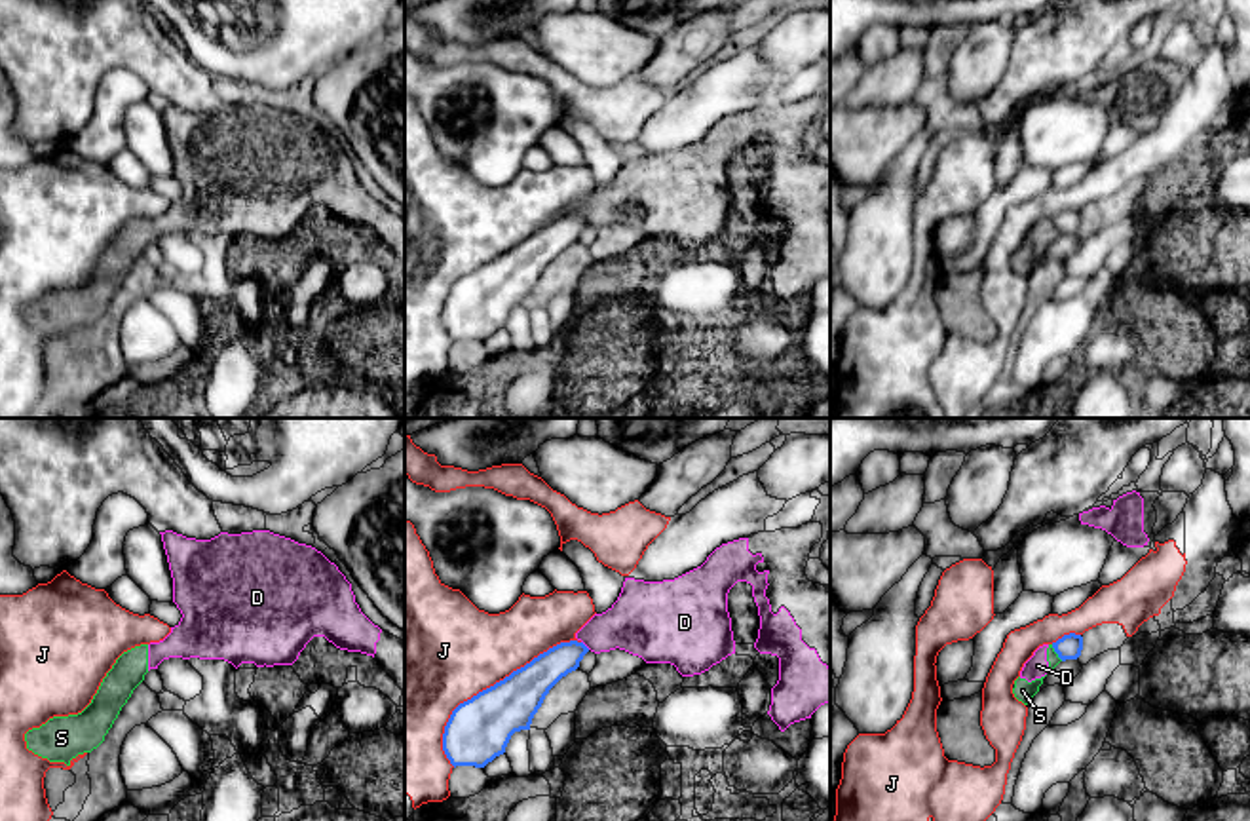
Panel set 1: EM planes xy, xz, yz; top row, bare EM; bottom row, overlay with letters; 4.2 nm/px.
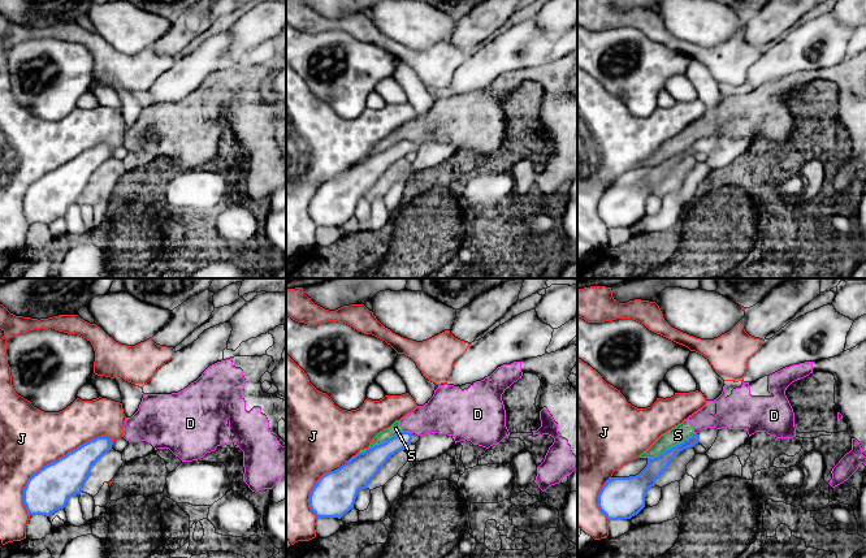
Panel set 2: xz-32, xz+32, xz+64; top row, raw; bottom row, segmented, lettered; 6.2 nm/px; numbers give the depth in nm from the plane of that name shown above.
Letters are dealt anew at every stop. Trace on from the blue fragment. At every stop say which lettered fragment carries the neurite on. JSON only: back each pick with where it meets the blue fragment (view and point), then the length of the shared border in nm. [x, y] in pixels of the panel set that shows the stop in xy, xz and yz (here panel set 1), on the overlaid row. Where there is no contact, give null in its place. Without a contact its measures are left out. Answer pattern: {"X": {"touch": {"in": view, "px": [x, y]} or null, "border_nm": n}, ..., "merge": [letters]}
{"merge": []}

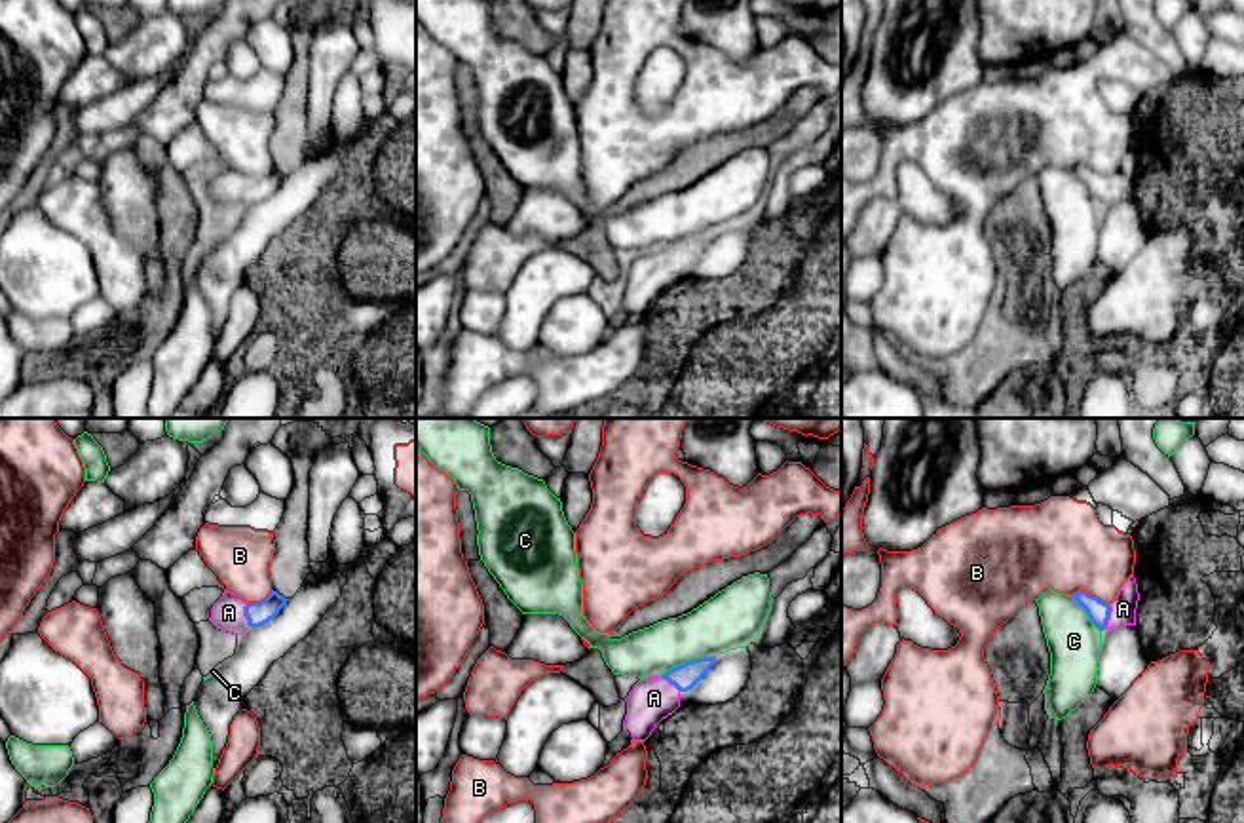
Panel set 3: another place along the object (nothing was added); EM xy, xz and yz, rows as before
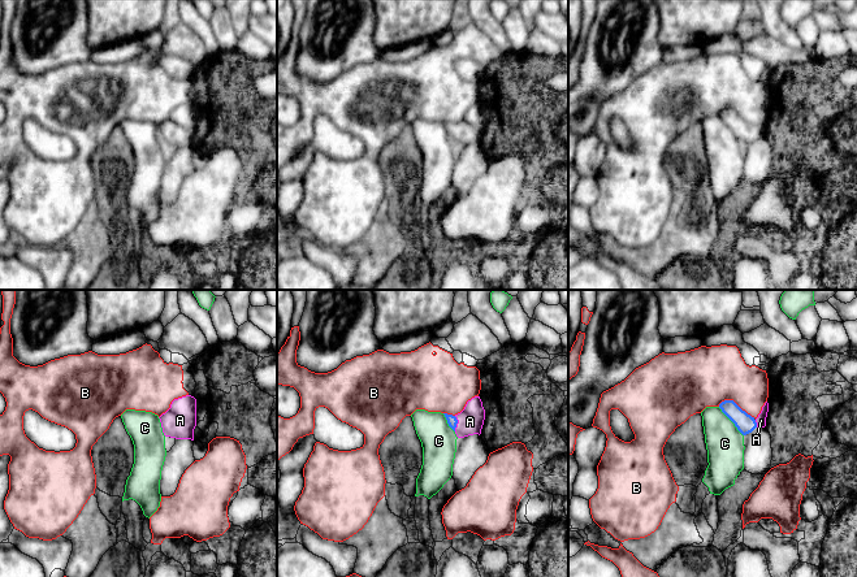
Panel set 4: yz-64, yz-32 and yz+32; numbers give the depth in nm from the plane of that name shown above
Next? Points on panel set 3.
{"A": {"touch": {"in": "yz", "px": [1108, 616]}, "border_nm": 110}, "merge": ["A"]}

